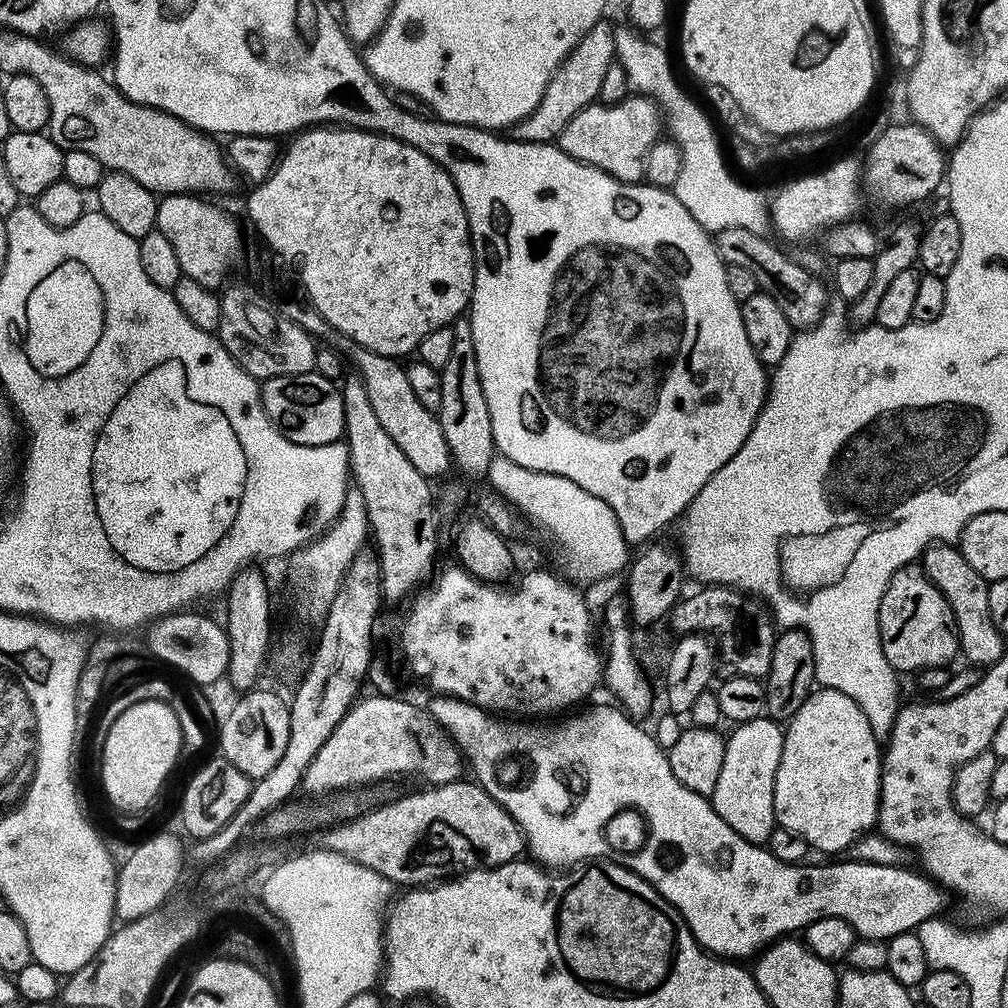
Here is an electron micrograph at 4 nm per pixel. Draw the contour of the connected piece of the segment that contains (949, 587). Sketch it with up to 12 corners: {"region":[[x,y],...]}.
{"region":[[937,542],[922,567],[956,619],[969,665],[997,664],[1006,637],[989,581],[959,547]]}

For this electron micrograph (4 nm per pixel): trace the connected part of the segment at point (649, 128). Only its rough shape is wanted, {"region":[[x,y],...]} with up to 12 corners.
{"region":[[634,94],[588,105],[556,142],[620,183],[643,179],[662,114]]}

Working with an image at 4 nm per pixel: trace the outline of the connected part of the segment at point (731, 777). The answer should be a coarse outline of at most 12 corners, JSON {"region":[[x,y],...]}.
{"region":[[737,724],[724,741],[712,808],[767,845],[784,728]]}

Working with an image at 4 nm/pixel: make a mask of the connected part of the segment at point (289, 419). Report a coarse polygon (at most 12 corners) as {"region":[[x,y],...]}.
{"region":[[314,370],[263,381],[272,424],[296,445],[337,443],[343,393]]}

